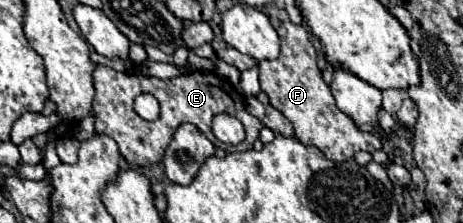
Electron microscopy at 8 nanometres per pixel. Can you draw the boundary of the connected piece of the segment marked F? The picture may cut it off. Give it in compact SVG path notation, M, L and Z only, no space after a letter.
M285 21L277 33L281 39L279 57L275 61L259 63L261 91L265 91L271 105L291 121L295 137L303 145L317 147L331 161L345 161L345 113L335 107L331 89L321 77L321 71L315 63L317 51L311 43L309 31L303 25Z

